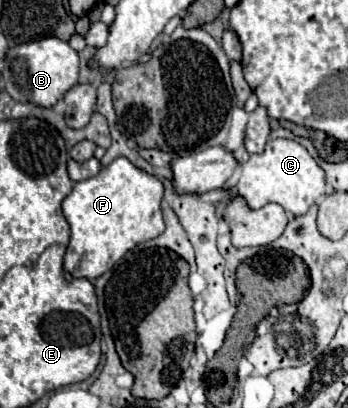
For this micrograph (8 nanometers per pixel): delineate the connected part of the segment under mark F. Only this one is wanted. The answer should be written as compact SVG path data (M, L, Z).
M117 158L113 164L103 168L95 178L77 182L73 186L73 192L63 200L63 214L71 226L71 242L65 252L63 270L75 278L87 278L87 280L99 278L127 250L163 234L165 224L161 218L161 200L163 200L163 184L155 176L135 168L127 158Z

